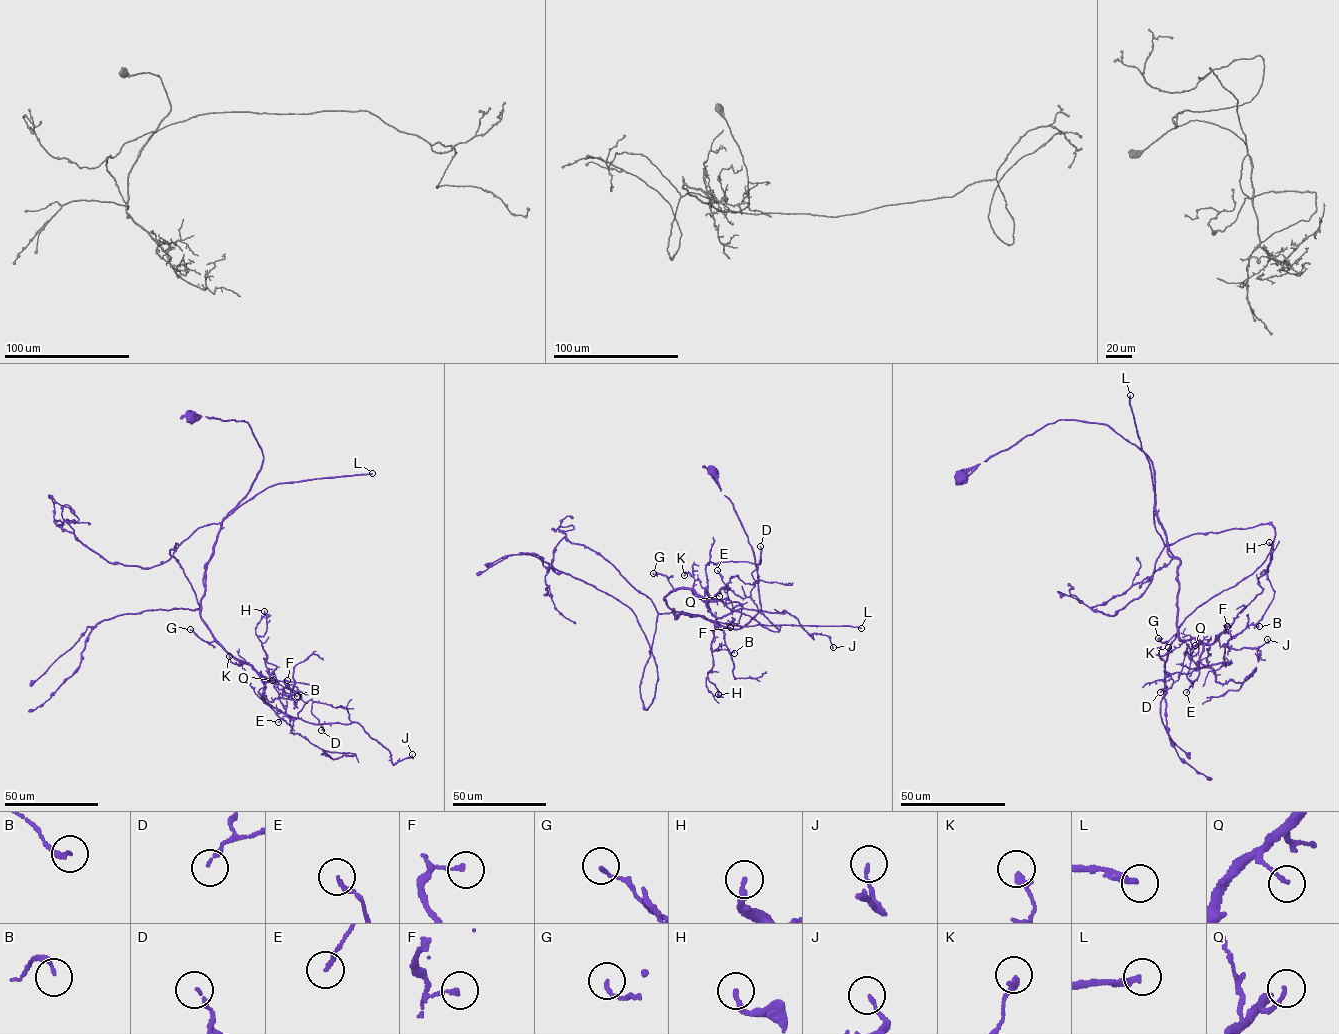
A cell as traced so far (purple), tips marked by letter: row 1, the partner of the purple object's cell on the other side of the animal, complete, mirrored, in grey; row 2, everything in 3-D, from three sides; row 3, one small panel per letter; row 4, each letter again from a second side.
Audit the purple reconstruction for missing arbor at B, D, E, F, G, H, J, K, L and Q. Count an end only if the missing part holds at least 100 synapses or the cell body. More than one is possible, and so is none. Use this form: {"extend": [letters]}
{"extend": ["L"]}

